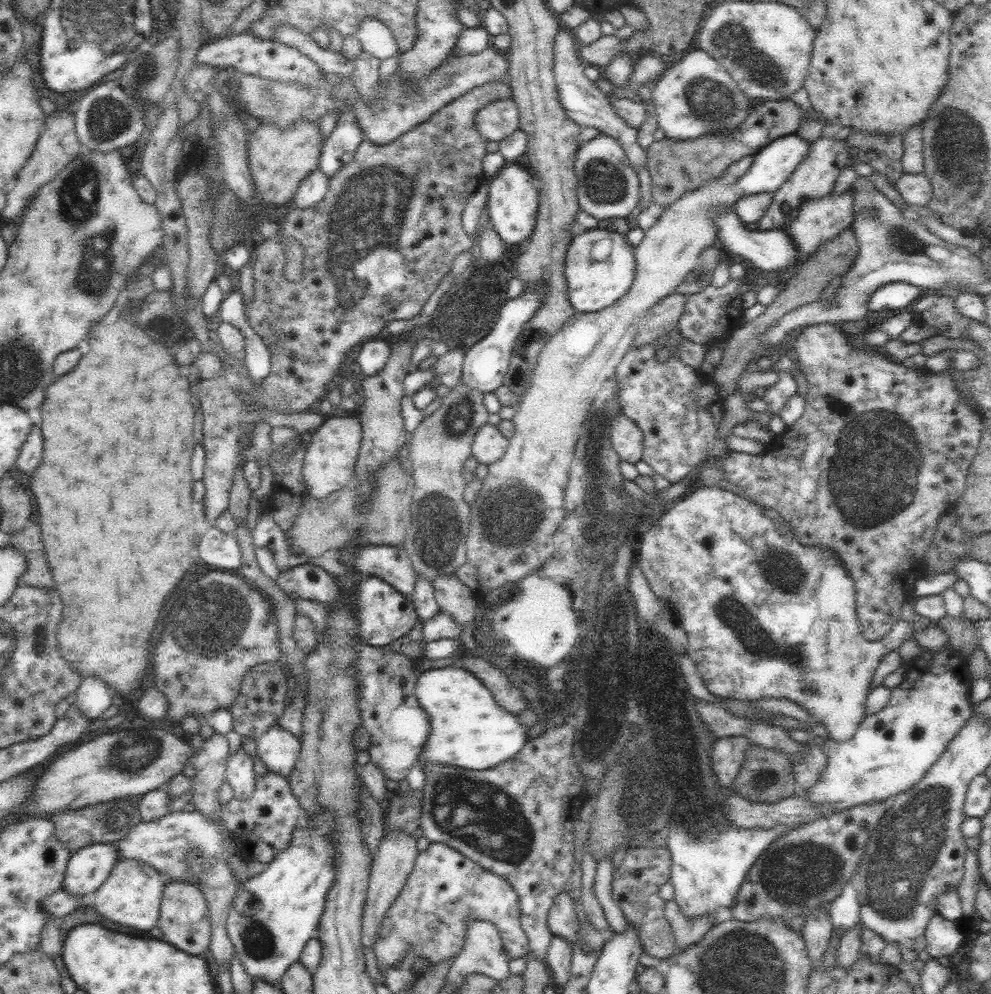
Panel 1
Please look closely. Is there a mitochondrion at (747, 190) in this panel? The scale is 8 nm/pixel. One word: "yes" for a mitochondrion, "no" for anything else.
no

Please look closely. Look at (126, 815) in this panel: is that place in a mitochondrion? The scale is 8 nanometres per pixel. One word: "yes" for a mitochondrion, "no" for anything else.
yes

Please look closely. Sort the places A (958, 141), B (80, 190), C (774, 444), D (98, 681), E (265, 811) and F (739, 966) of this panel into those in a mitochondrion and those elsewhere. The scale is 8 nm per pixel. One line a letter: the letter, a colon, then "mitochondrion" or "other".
A: mitochondrion
B: mitochondrion
C: other
D: other
E: other
F: mitochondrion

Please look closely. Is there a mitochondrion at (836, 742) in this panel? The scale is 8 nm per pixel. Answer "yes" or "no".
no

